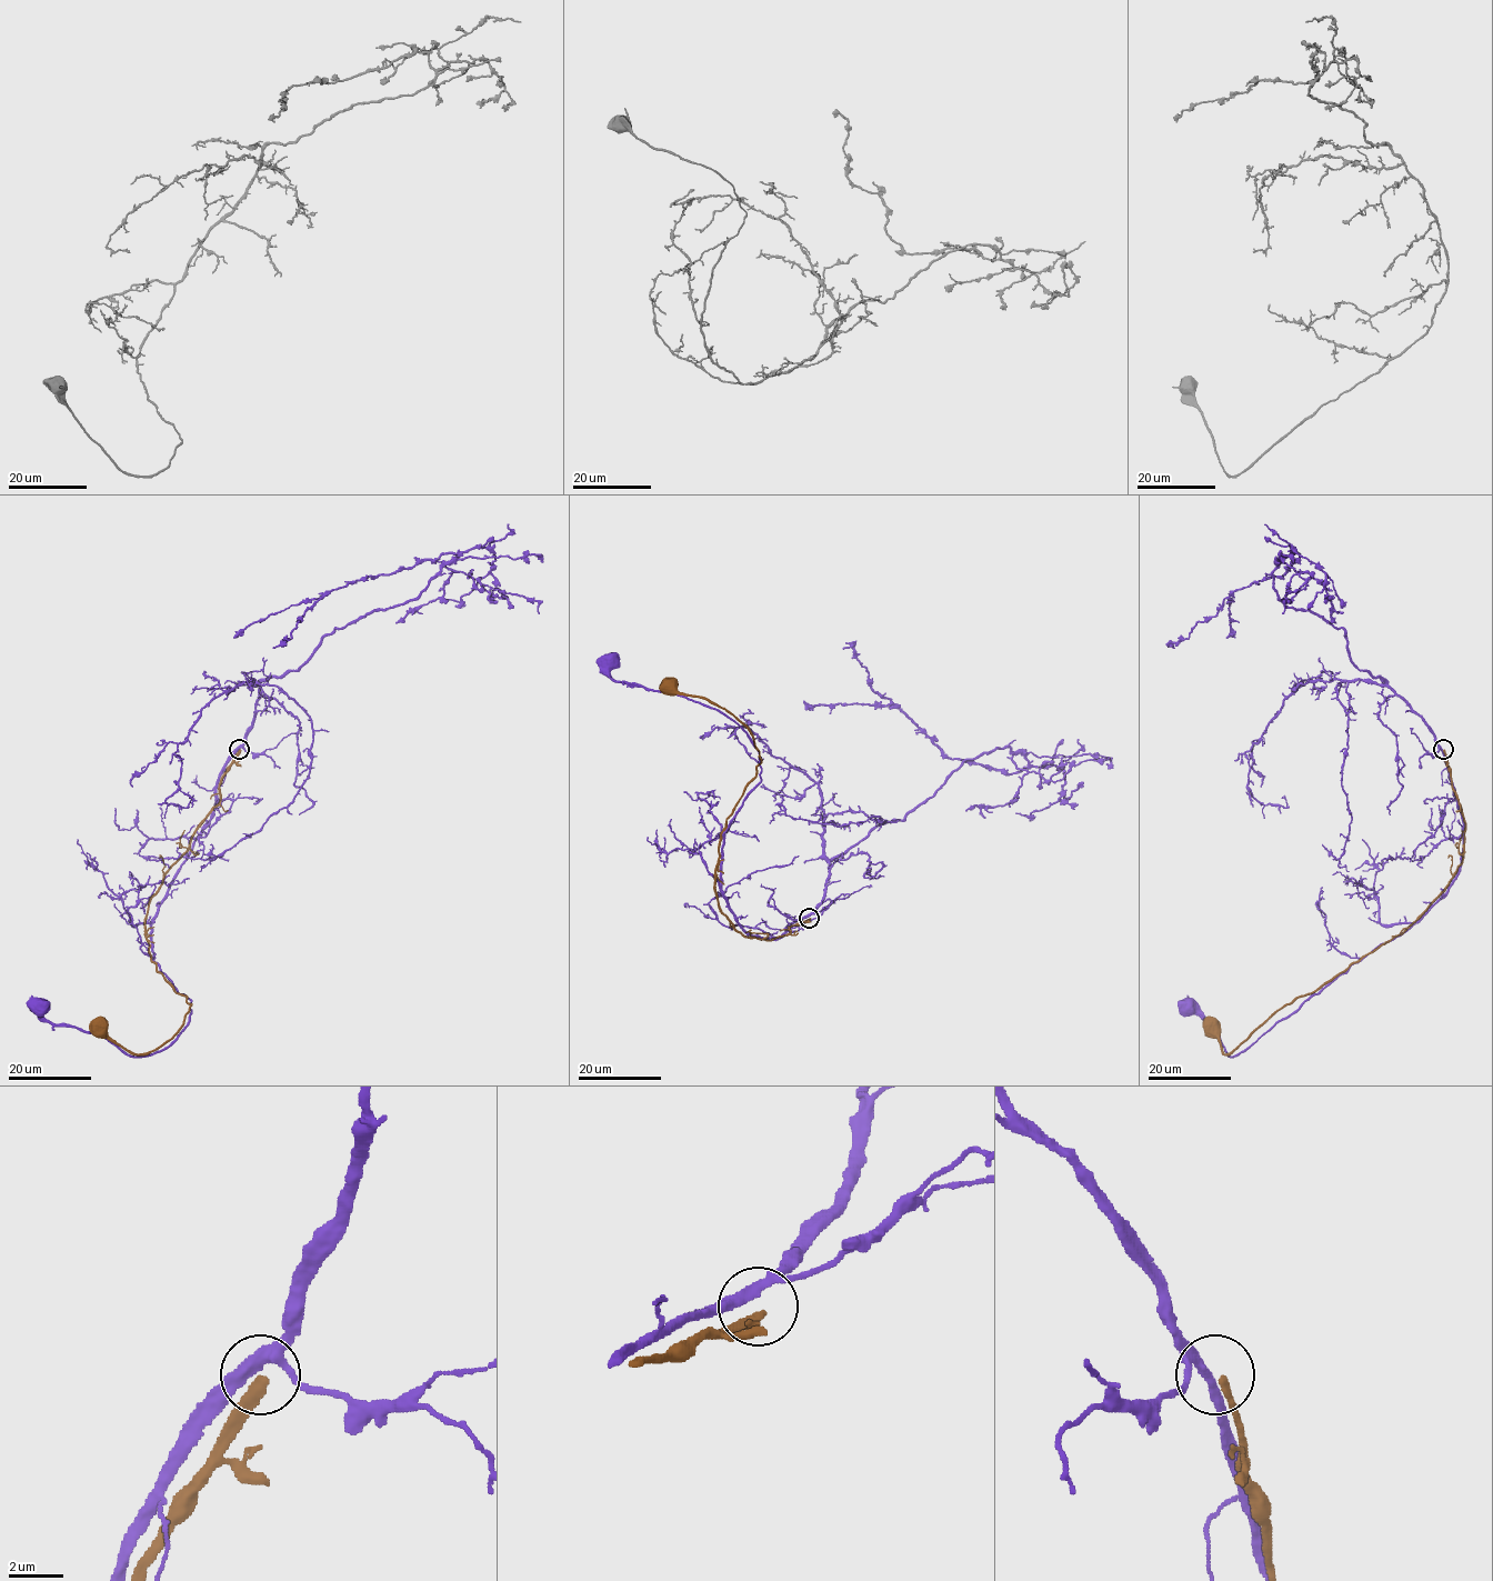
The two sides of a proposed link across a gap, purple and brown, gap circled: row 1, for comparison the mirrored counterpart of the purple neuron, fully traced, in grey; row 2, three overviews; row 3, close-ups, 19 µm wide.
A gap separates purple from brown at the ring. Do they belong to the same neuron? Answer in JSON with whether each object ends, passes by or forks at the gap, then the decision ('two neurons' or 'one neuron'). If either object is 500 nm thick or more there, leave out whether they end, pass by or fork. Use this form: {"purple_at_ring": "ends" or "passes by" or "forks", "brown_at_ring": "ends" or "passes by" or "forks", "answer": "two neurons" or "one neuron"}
{"purple_at_ring": "passes by", "brown_at_ring": "ends", "answer": "two neurons"}

